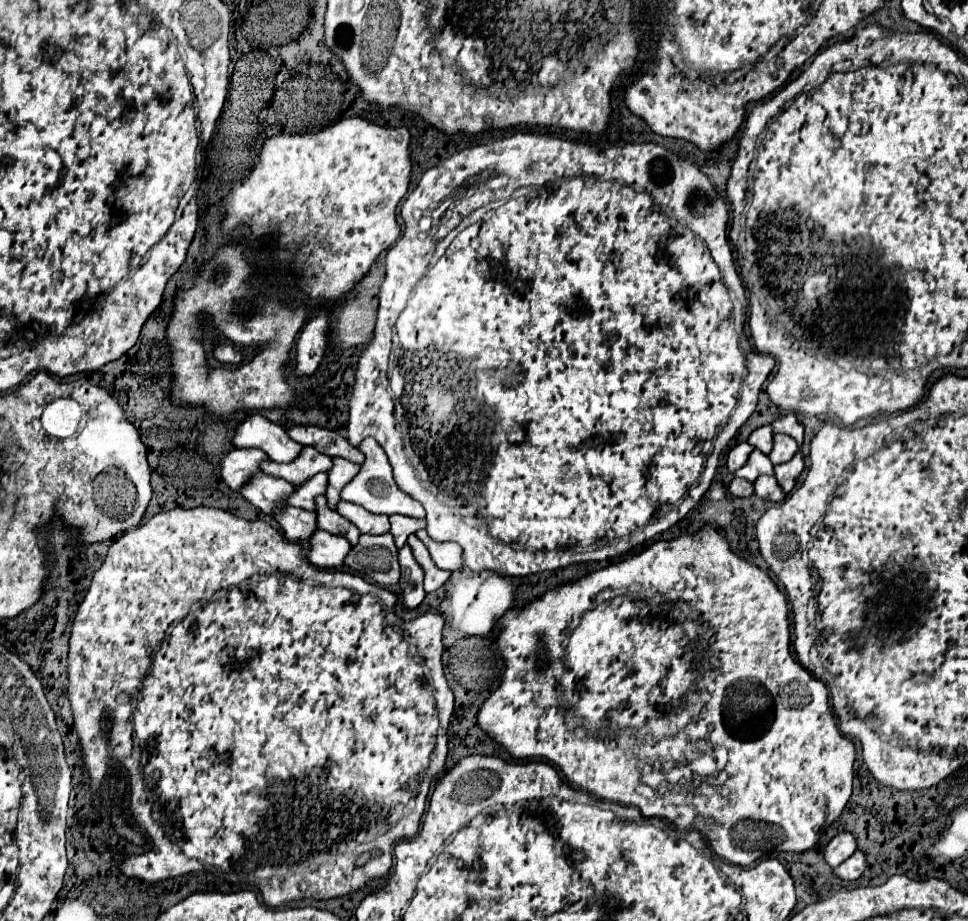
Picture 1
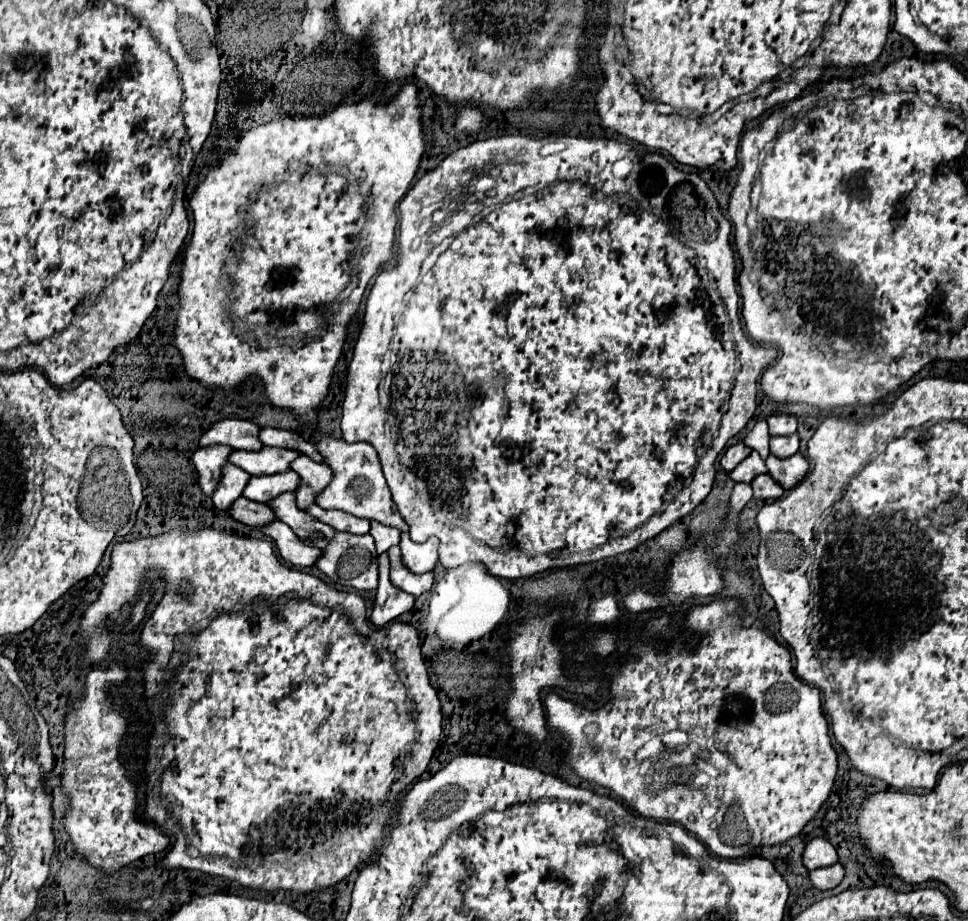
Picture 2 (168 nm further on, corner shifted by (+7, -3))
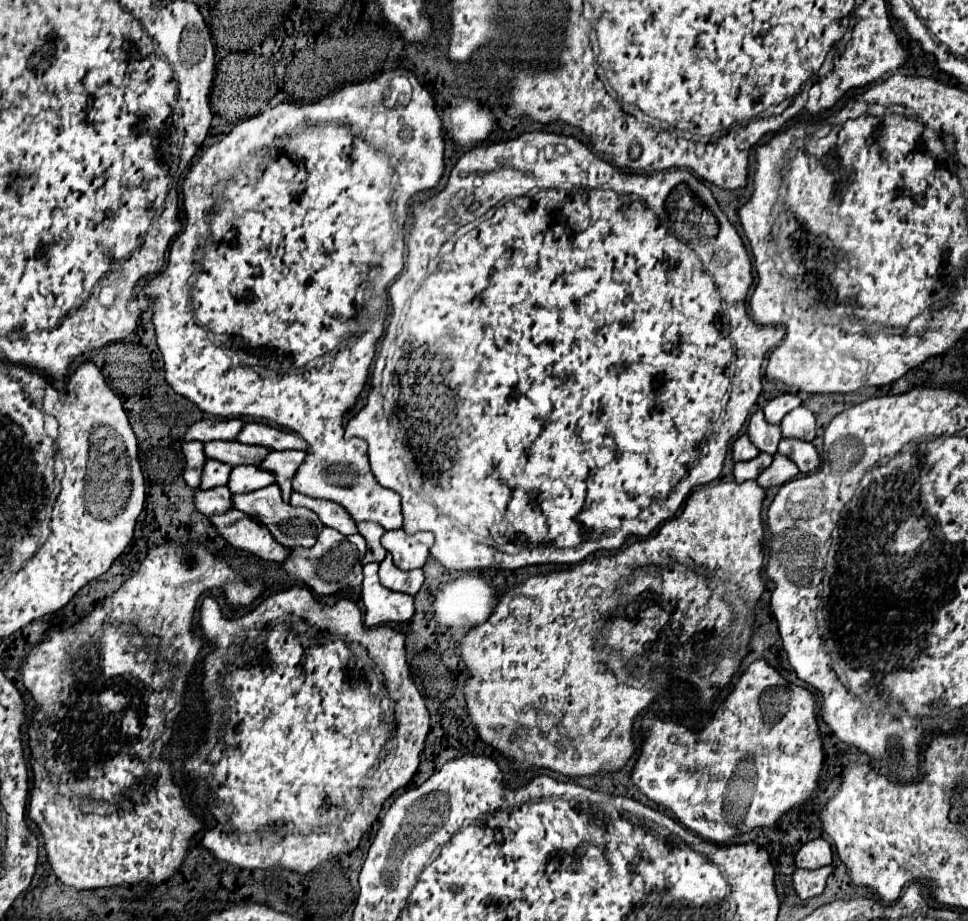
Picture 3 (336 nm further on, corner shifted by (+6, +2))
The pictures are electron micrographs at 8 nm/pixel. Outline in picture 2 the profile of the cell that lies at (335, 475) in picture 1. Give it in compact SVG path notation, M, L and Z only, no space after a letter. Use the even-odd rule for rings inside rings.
M299 456L297 460L293 460L291 470L297 472L301 480L301 484L295 490L297 508L307 508L309 504L313 504L321 490L331 482L331 470L325 464L309 460L307 456Z

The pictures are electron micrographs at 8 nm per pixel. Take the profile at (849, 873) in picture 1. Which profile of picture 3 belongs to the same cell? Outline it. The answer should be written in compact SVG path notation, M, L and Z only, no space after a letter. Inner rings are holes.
M824 865L820 869L796 869L794 873L794 889L800 899L816 897L824 891L828 877L832 875L832 867Z

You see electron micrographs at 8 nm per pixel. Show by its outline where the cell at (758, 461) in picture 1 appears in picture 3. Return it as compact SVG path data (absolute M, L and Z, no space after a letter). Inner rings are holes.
M760 453L758 457L750 459L750 461L740 461L734 465L734 477L736 483L748 481L748 479L756 479L760 475L760 471L764 471L768 465L772 463L772 455L770 453Z

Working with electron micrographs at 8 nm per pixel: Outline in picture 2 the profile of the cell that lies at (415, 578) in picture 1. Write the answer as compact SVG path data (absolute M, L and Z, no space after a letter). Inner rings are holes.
M381 554L377 558L379 562L379 586L377 586L377 594L373 600L373 610L369 614L369 622L377 628L385 626L387 622L391 622L393 618L409 612L413 608L415 598L409 596L407 592L401 592L399 588L395 588L389 582L389 558L387 554Z

